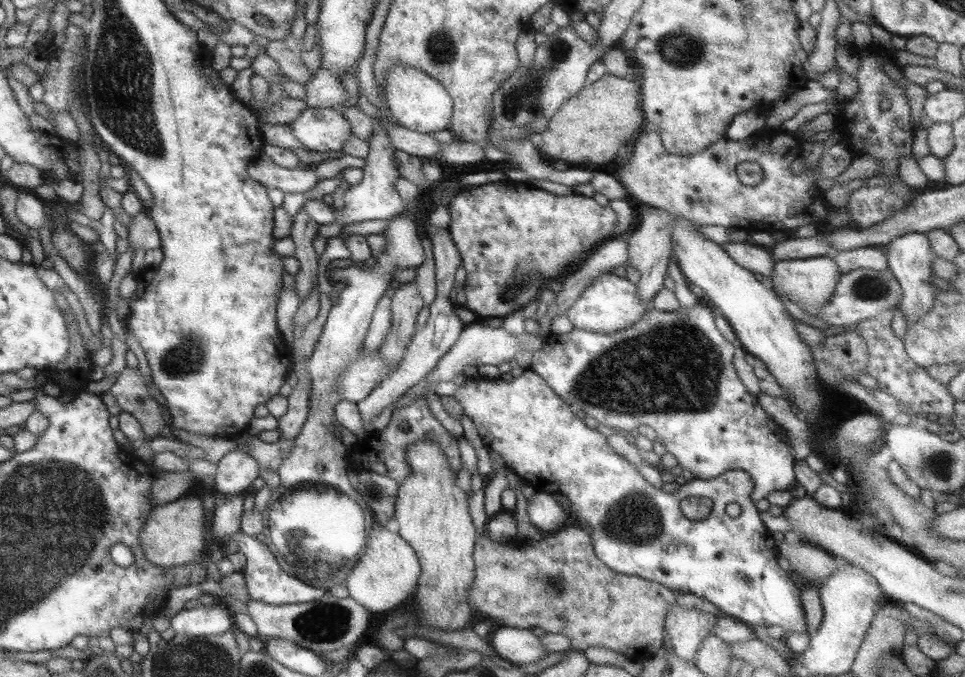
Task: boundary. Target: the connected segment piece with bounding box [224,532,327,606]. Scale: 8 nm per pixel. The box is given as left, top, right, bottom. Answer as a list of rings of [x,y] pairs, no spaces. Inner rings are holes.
[[[238,532],[233,535],[229,534],[224,541],[225,544],[236,541],[237,552],[241,552],[241,554],[245,556],[245,566],[241,573],[243,577],[245,577],[246,590],[248,591],[250,599],[279,606],[281,604],[310,602],[322,598],[327,593],[323,588],[308,586],[305,582],[287,574],[279,566],[268,546],[256,540],[255,537]]]

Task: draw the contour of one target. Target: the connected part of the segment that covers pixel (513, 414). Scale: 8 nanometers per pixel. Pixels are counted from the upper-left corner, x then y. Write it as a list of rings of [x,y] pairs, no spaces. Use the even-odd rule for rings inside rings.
[[[529,368],[510,382],[480,376],[468,379],[463,386],[457,387],[452,397],[475,425],[484,447],[499,453],[507,469],[535,492],[567,497],[570,504],[566,509],[572,521],[590,532],[593,553],[606,567],[617,573],[656,582],[673,592],[689,592],[716,606],[721,614],[748,625],[780,626],[784,636],[792,632],[805,633],[800,591],[793,585],[789,573],[777,565],[777,543],[772,538],[772,532],[759,519],[760,512],[750,500],[753,482],[747,472],[725,471],[708,480],[694,478],[681,484],[675,492],[661,492],[642,478],[635,465],[614,452],[604,434],[588,428],[575,417],[573,406],[567,405],[541,376]],[[686,497],[711,499],[713,504],[709,516],[705,520],[687,520],[679,509],[679,502]],[[729,503],[739,505],[741,513],[737,518],[729,518],[725,514],[725,506]]]

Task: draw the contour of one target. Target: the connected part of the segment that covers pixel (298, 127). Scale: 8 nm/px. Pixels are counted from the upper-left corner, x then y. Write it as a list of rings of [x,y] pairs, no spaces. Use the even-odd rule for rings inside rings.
[[[306,108],[290,123],[291,132],[301,146],[315,152],[341,151],[351,132],[350,123],[335,108]]]

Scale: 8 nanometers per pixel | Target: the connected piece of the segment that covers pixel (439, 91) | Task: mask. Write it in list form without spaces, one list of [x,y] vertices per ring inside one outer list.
[[[395,63],[387,70],[383,79],[385,88],[385,109],[389,117],[393,117],[398,125],[409,130],[433,134],[449,128],[452,112],[452,100],[447,91],[425,72],[409,65]]]

